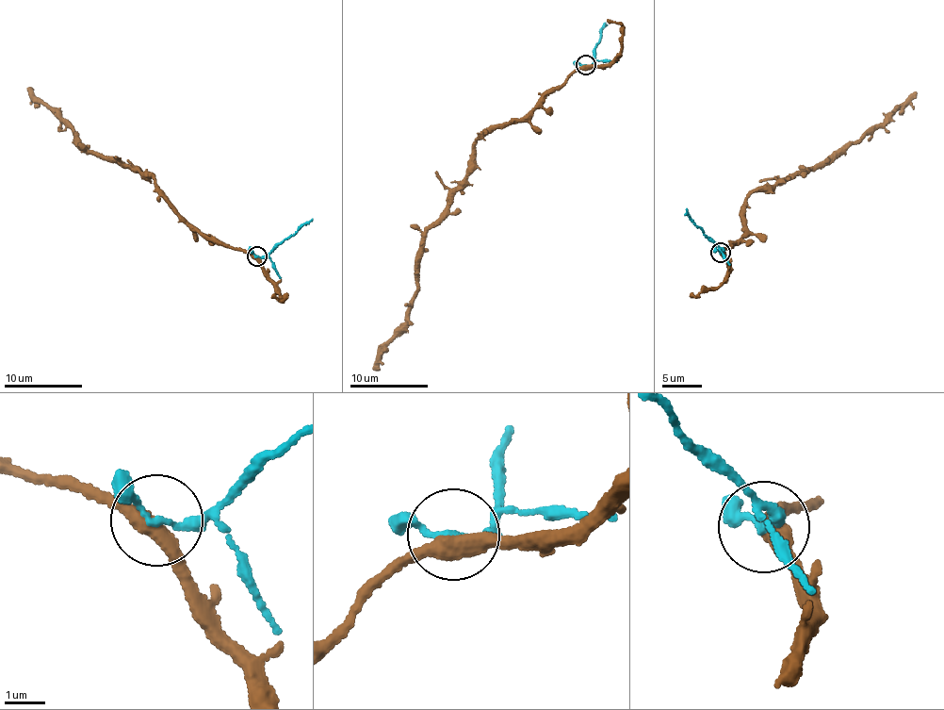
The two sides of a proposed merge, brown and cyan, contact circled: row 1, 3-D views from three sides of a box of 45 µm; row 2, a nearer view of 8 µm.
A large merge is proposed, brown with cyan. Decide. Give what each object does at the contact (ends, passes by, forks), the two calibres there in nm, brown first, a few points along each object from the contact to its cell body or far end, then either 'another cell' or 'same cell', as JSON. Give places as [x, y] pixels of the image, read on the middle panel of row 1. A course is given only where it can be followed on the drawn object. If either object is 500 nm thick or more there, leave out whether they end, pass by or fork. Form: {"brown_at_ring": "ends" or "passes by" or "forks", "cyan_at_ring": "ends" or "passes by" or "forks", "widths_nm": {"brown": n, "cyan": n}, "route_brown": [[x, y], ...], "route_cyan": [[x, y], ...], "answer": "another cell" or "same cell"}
{"brown_at_ring": "passes by", "cyan_at_ring": "passes by", "widths_nm": {"brown": 400, "cyan": 130}, "route_brown": [[585, 66], [521, 120], [476, 140], [469, 174], [447, 214], [427, 231], [405, 329], [382, 349], [378, 371]], "route_cyan": [[585, 64], [594, 62], [600, 30], [607, 24]], "answer": "another cell"}

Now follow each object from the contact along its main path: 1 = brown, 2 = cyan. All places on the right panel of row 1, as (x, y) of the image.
1: (722, 253), (746, 230), (741, 217), (746, 197), (820, 168), (890, 119), (917, 91)
2: (720, 253), (720, 248), (691, 222), (687, 208)

